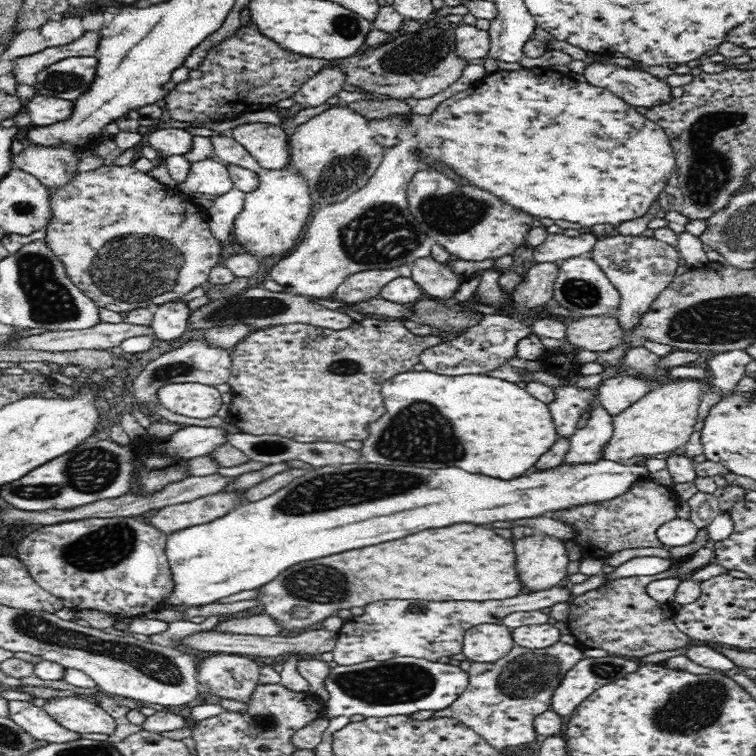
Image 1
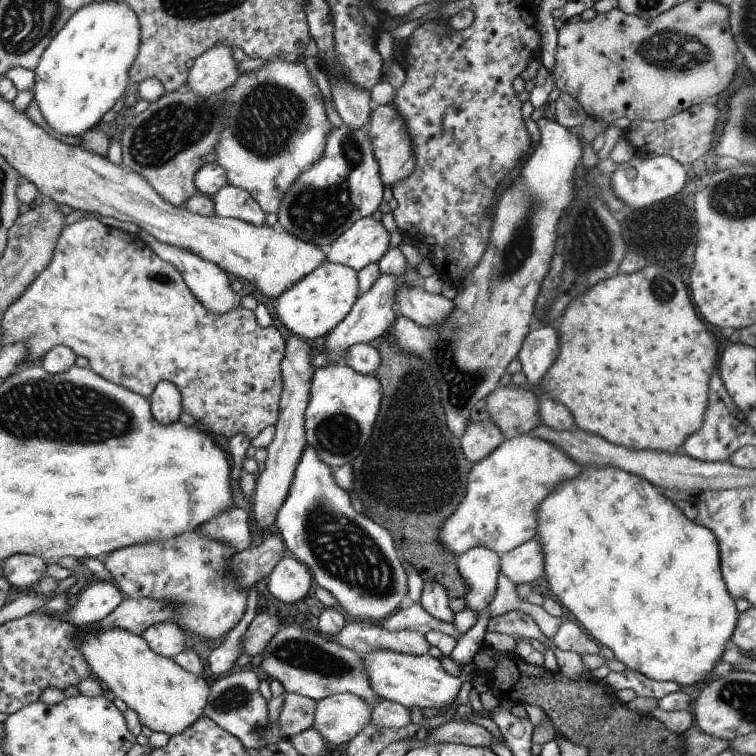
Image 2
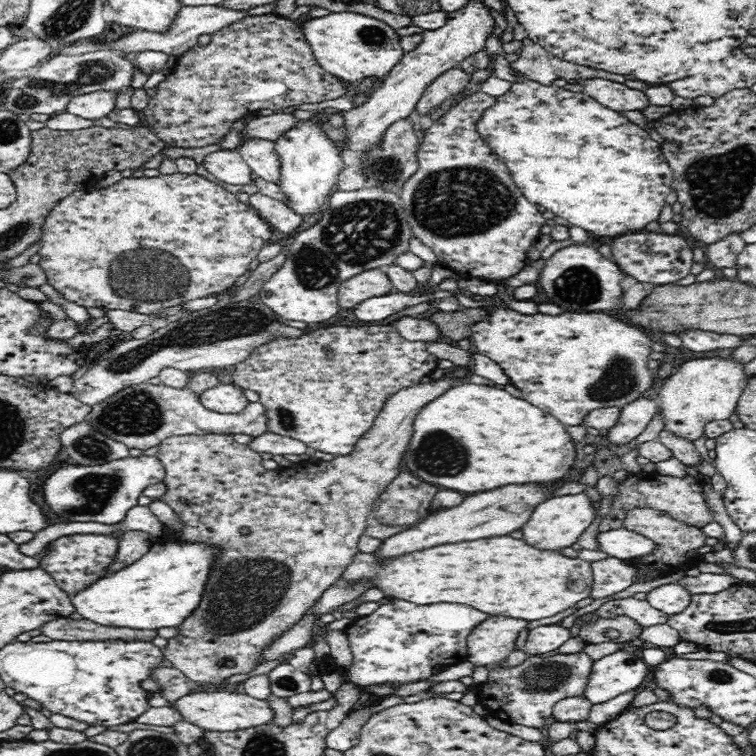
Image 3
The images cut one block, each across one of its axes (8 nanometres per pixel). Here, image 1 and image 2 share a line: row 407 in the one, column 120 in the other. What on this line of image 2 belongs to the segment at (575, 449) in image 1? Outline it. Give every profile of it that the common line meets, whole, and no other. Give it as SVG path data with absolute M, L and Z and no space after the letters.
M94 581L80 592L73 592L73 601L68 608L68 622L82 629L108 617L125 596L114 583Z

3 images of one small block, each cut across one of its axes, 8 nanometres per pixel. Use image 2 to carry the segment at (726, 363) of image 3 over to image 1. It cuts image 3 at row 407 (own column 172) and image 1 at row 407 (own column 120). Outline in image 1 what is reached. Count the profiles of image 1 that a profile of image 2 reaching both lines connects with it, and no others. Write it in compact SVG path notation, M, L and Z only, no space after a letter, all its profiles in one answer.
M667 379L657 388L640 398L627 410L613 416L613 434L601 447L603 458L614 462L632 463L646 460L654 454L671 453L684 446L698 422L698 409L704 395L711 392L716 398L718 391L710 383L698 379Z

